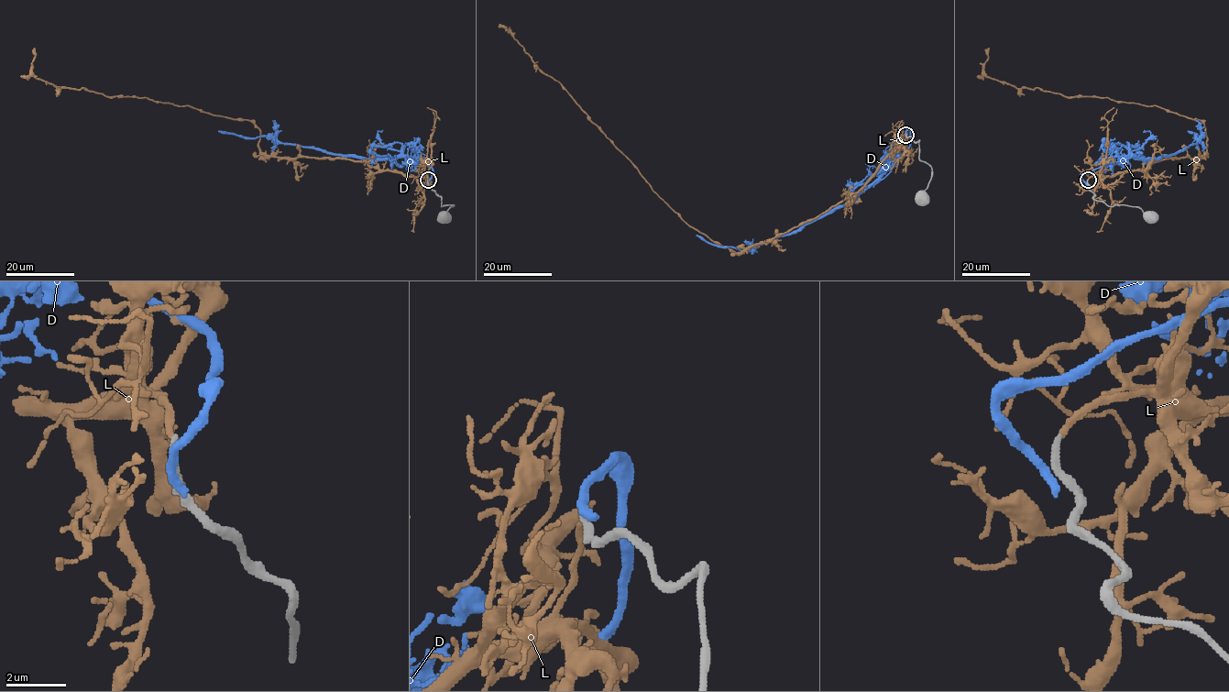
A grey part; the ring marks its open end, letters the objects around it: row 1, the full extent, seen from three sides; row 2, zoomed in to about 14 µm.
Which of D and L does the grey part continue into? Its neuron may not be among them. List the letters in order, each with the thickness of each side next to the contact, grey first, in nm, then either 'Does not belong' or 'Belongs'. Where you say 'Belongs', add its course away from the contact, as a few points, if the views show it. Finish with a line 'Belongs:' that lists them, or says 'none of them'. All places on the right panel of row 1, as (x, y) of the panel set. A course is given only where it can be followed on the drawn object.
D: Thickness 360 nm (grey) against 400 nm. Does not belong
L: Thickness 200 nm (grey) against 200 nm. Belongs. Its course: (1087, 180), (1201, 157), (1206, 150), (1204, 124), (1154, 105), (1017, 88), (984, 72), (989, 48)
Belongs: L

